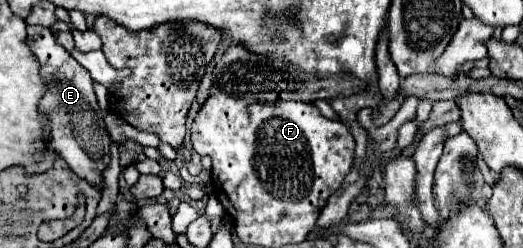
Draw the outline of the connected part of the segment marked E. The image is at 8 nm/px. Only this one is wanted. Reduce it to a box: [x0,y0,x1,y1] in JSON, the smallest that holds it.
[27,26,111,188]

